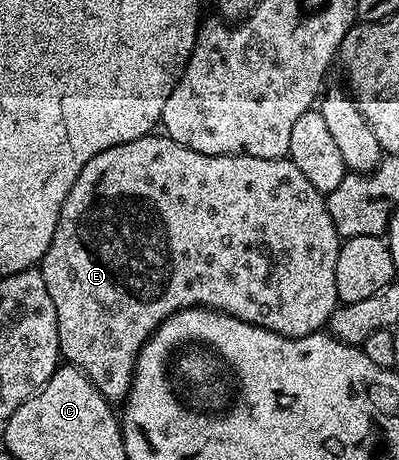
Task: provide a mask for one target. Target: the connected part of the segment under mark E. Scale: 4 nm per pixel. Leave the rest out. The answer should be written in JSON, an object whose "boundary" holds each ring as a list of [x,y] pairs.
{"boundary":[[[150,135],[135,139],[131,143],[116,145],[95,155],[95,159],[91,159],[87,167],[79,171],[79,179],[75,179],[71,191],[67,191],[67,199],[61,205],[59,223],[55,227],[51,247],[47,247],[45,256],[39,262],[39,268],[43,283],[47,283],[47,295],[51,295],[51,303],[55,303],[62,358],[83,371],[83,375],[91,379],[93,386],[109,402],[117,403],[129,396],[137,356],[149,341],[149,336],[168,317],[184,309],[216,309],[218,313],[225,313],[228,317],[252,325],[262,325],[272,333],[284,337],[306,337],[322,332],[339,304],[335,287],[335,263],[339,259],[341,242],[342,238],[338,237],[335,223],[331,221],[331,215],[325,206],[325,197],[318,189],[311,187],[311,182],[305,178],[303,171],[299,171],[299,167],[295,167],[293,161],[285,157],[259,159],[240,155],[203,155],[191,147],[183,147],[183,143],[175,143],[170,137]]]}

